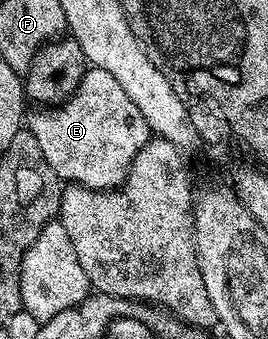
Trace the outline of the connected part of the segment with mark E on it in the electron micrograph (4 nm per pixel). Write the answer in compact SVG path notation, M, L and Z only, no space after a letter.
M100 67L87 70L81 85L77 85L77 89L66 103L60 103L57 107L35 109L32 115L30 112L26 116L25 127L33 133L33 137L37 137L37 145L41 145L45 161L49 161L53 173L57 173L61 181L88 187L94 191L113 191L122 185L137 153L153 137L151 127L141 115L141 109L133 105L129 93L121 89L117 77L113 77L113 73L105 73L105 69Z

